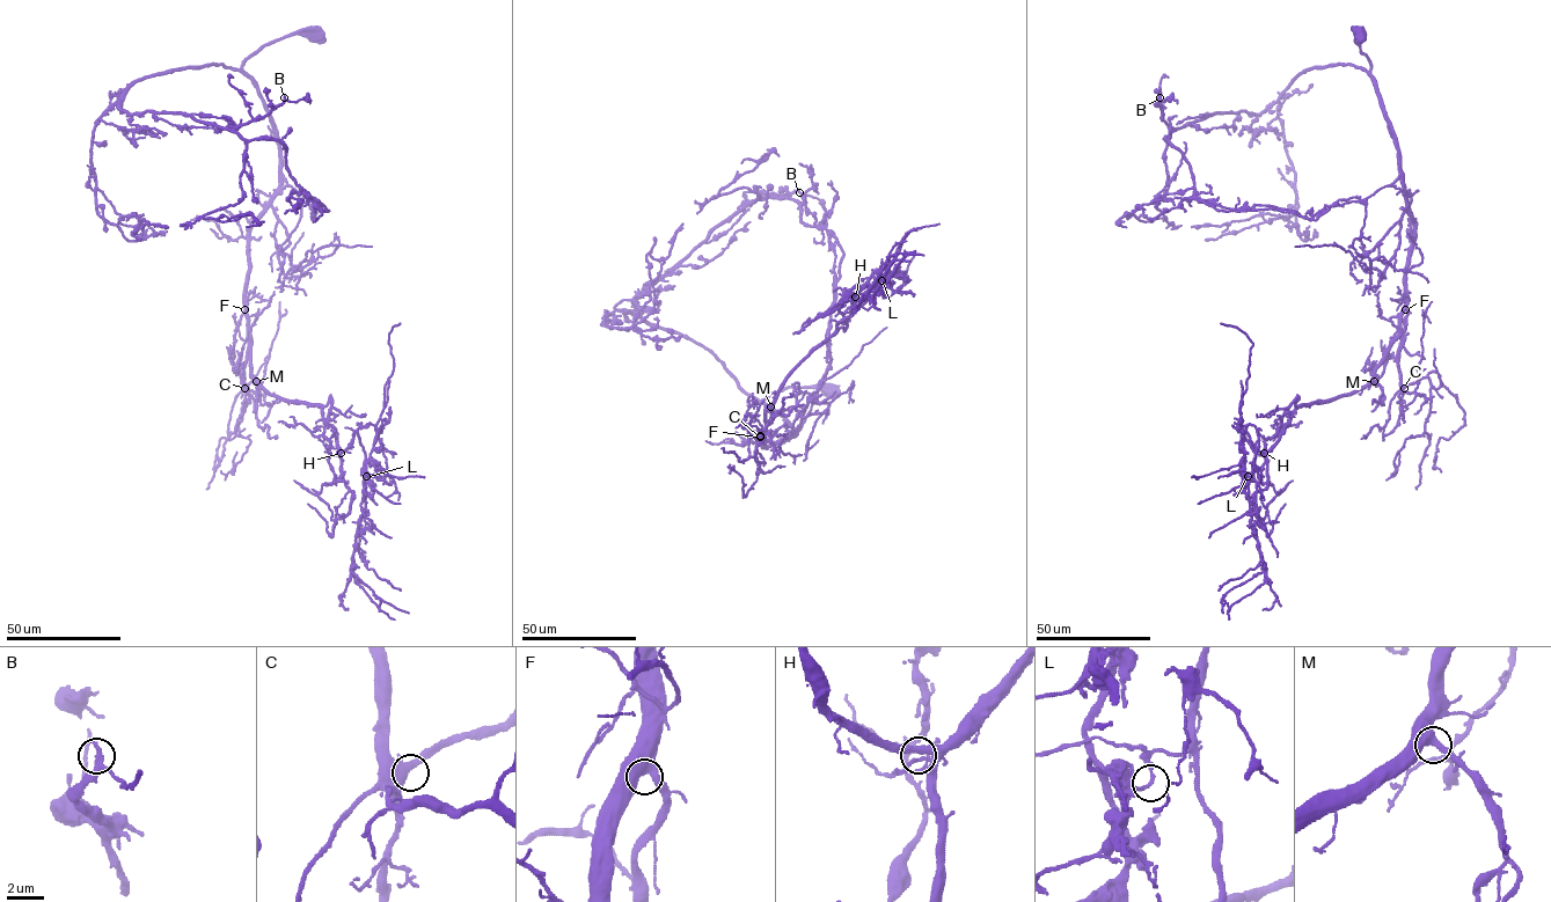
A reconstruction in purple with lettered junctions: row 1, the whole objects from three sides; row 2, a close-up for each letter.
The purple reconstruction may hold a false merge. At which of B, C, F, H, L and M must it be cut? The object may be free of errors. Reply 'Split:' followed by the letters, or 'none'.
Split: L

